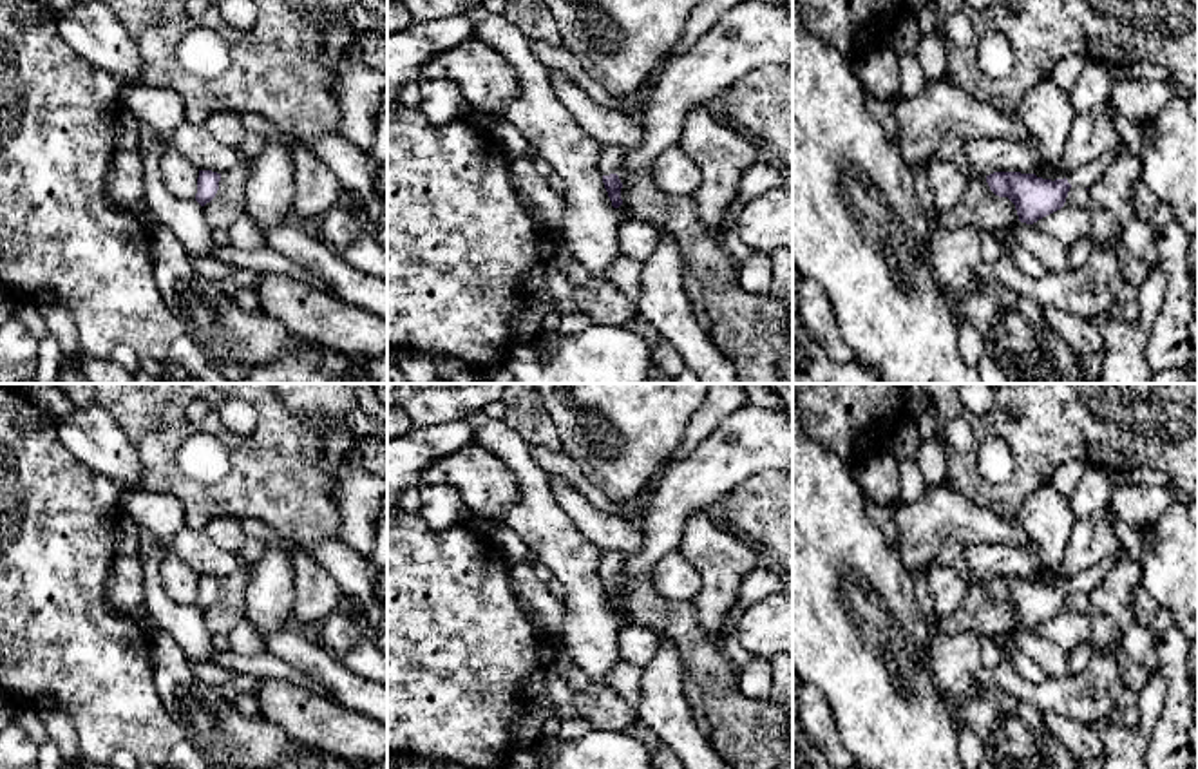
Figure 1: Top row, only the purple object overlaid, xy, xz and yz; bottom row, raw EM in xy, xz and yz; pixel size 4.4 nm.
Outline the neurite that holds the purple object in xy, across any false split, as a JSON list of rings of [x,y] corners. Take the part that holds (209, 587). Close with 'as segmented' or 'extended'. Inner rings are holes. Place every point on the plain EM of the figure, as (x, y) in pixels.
[[[199,575],[195,606],[201,612],[204,612],[215,603],[219,595],[219,586],[221,586],[221,579],[212,575]]] | as segmented

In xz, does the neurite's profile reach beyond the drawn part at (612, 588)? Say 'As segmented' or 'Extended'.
Extended

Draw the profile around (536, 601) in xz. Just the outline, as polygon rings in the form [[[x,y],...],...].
[[[530,563],[509,565],[512,592],[527,613],[550,639],[556,639],[565,621],[563,601],[556,599],[545,583],[541,583]]]

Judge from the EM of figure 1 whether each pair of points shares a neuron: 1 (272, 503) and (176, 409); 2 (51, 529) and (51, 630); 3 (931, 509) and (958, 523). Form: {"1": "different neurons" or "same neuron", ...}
{"1": "same neuron", "2": "same neuron", "3": "same neuron"}

